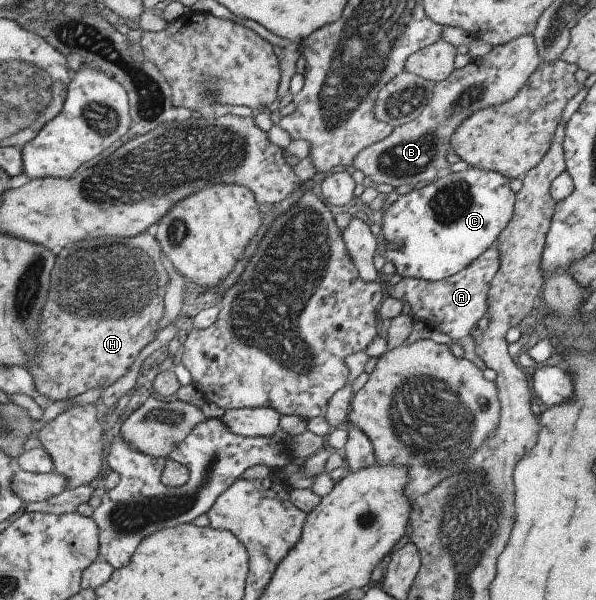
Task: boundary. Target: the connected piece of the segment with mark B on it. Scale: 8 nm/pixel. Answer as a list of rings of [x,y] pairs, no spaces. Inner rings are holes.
[[[525,33],[525,35],[519,35],[508,43],[493,46],[491,51],[483,57],[471,59],[465,67],[453,69],[453,72],[444,81],[435,82],[431,96],[425,107],[421,109],[421,113],[413,121],[393,128],[389,136],[382,141],[377,141],[377,143],[373,143],[357,153],[352,162],[353,168],[360,171],[365,176],[366,182],[373,186],[387,184],[392,188],[401,187],[401,185],[414,189],[422,188],[423,183],[429,183],[431,179],[437,177],[439,171],[450,167],[445,157],[450,150],[449,137],[451,137],[451,133],[466,118],[469,118],[471,114],[475,114],[478,110],[502,105],[510,101],[523,87],[525,81],[535,71],[539,63],[539,51],[537,51],[537,43],[533,33]]]

